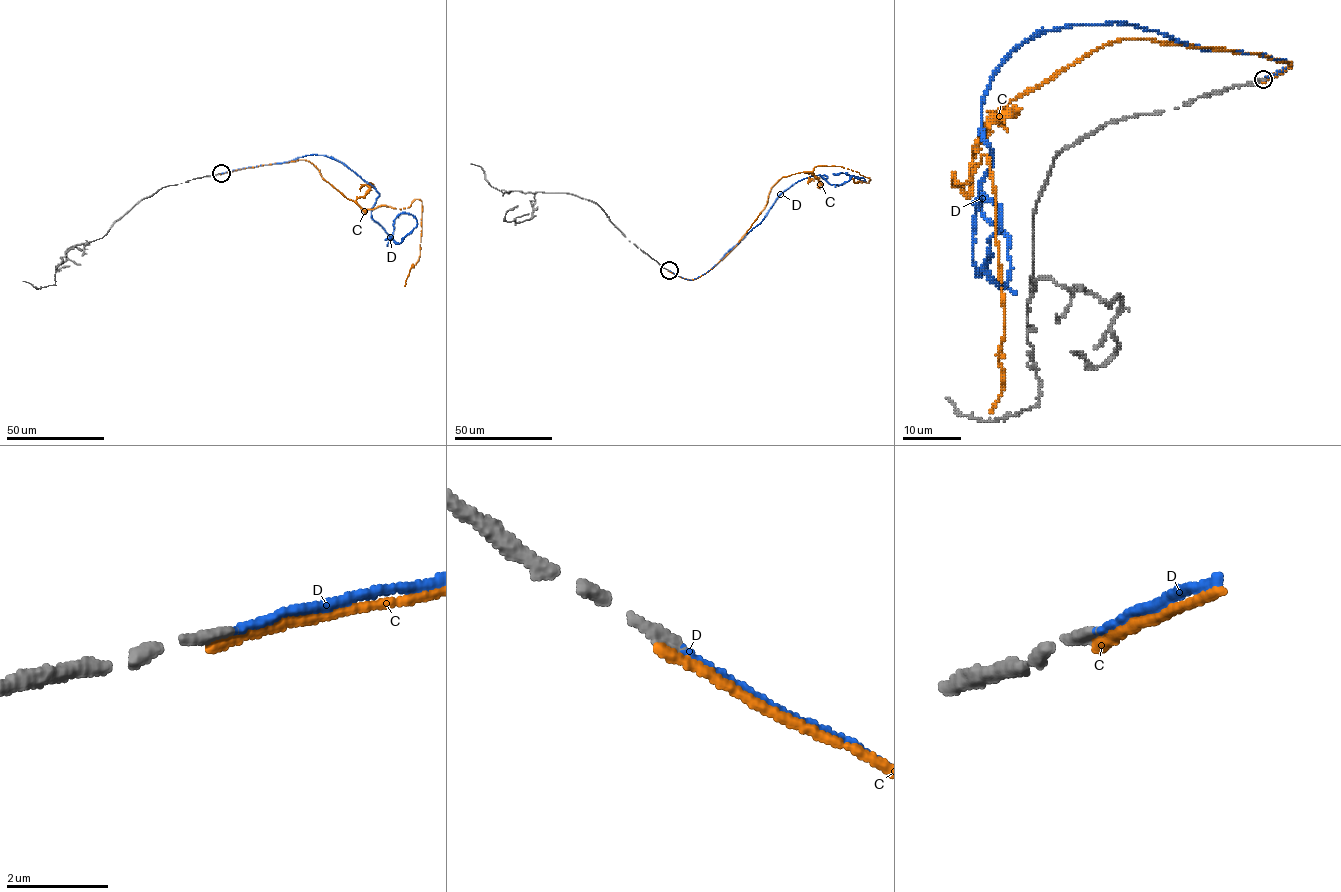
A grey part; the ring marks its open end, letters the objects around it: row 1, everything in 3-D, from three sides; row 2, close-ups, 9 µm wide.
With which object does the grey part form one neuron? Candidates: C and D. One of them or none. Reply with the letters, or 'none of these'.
D

